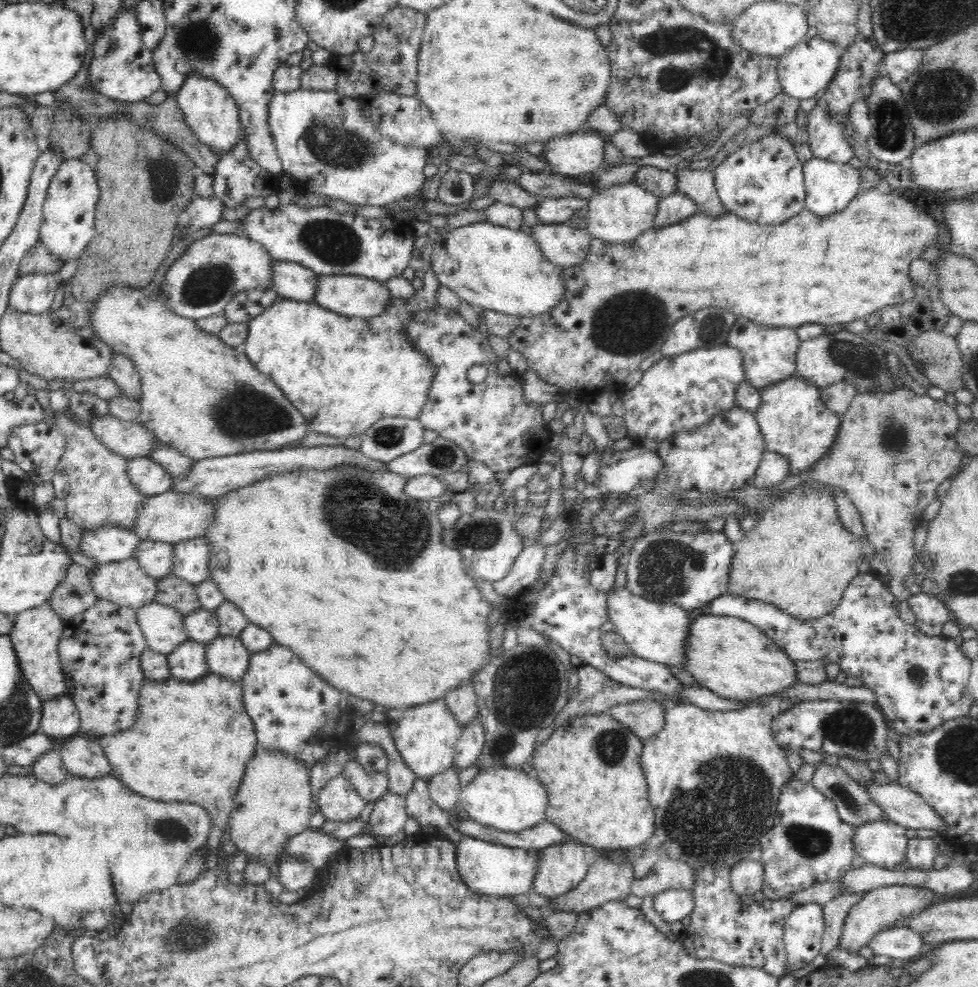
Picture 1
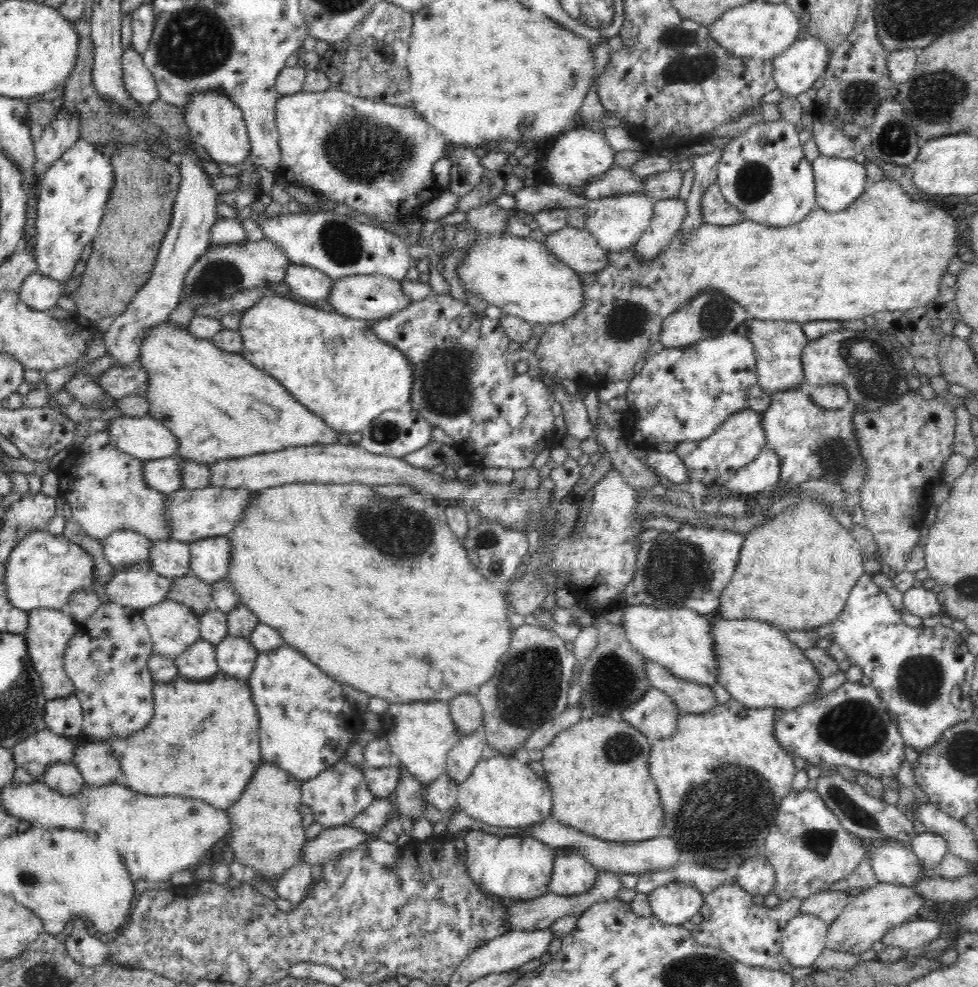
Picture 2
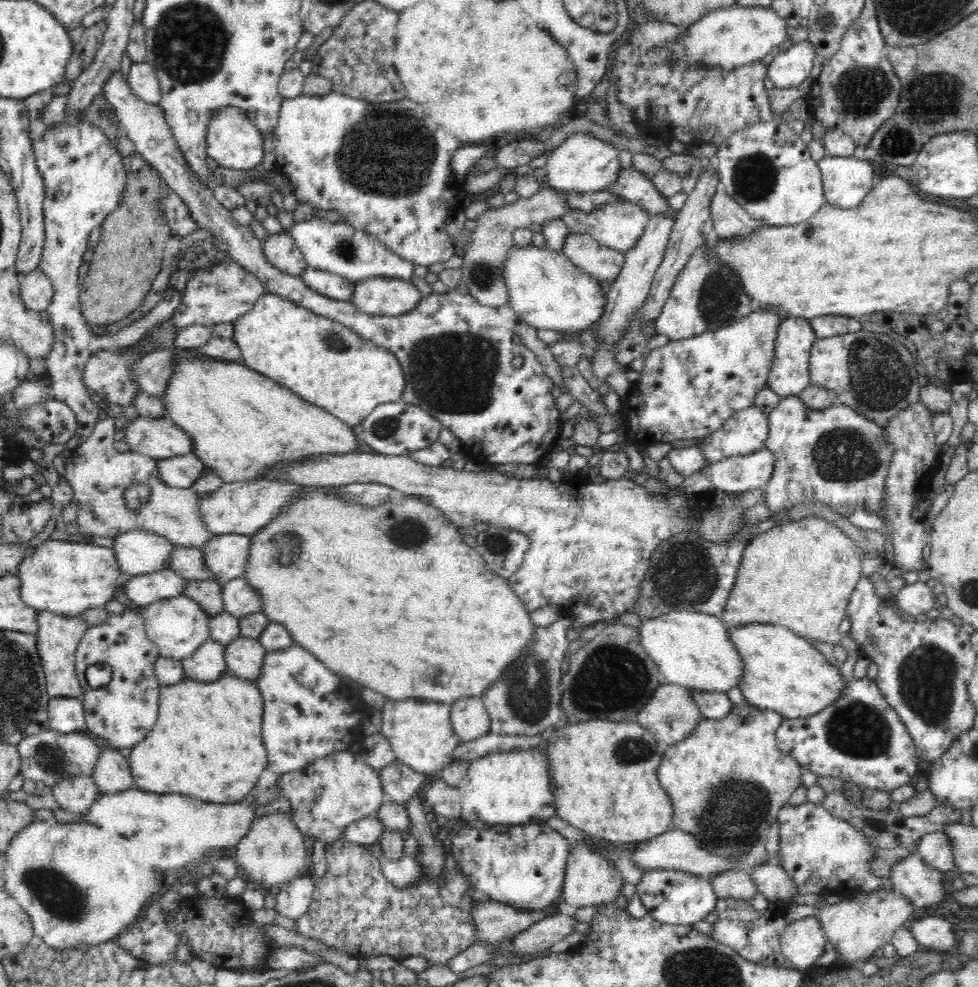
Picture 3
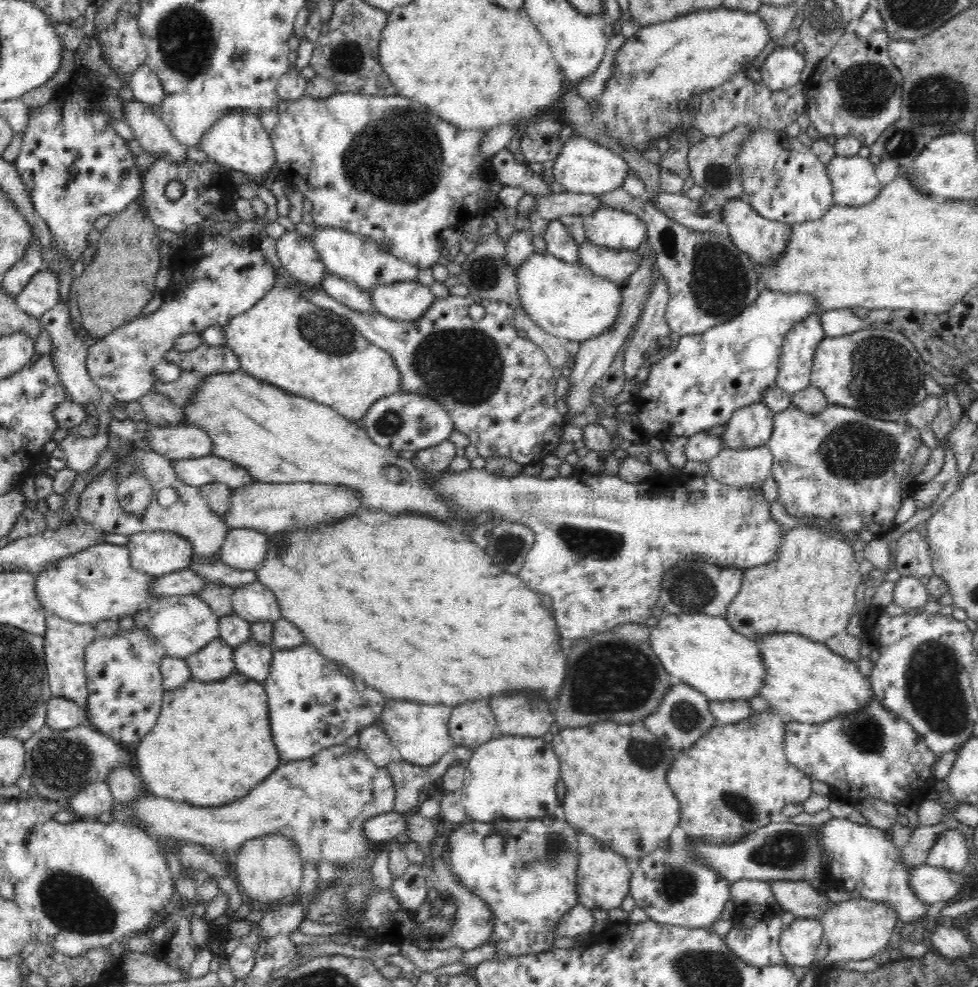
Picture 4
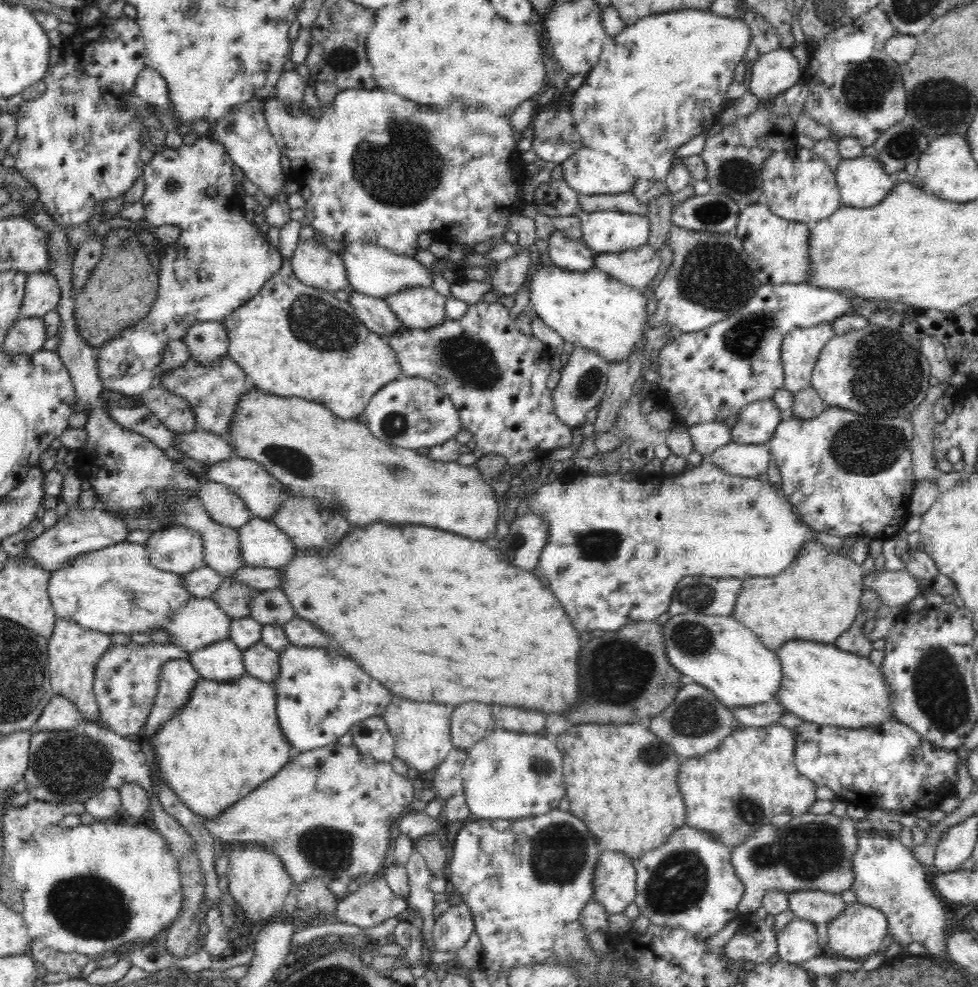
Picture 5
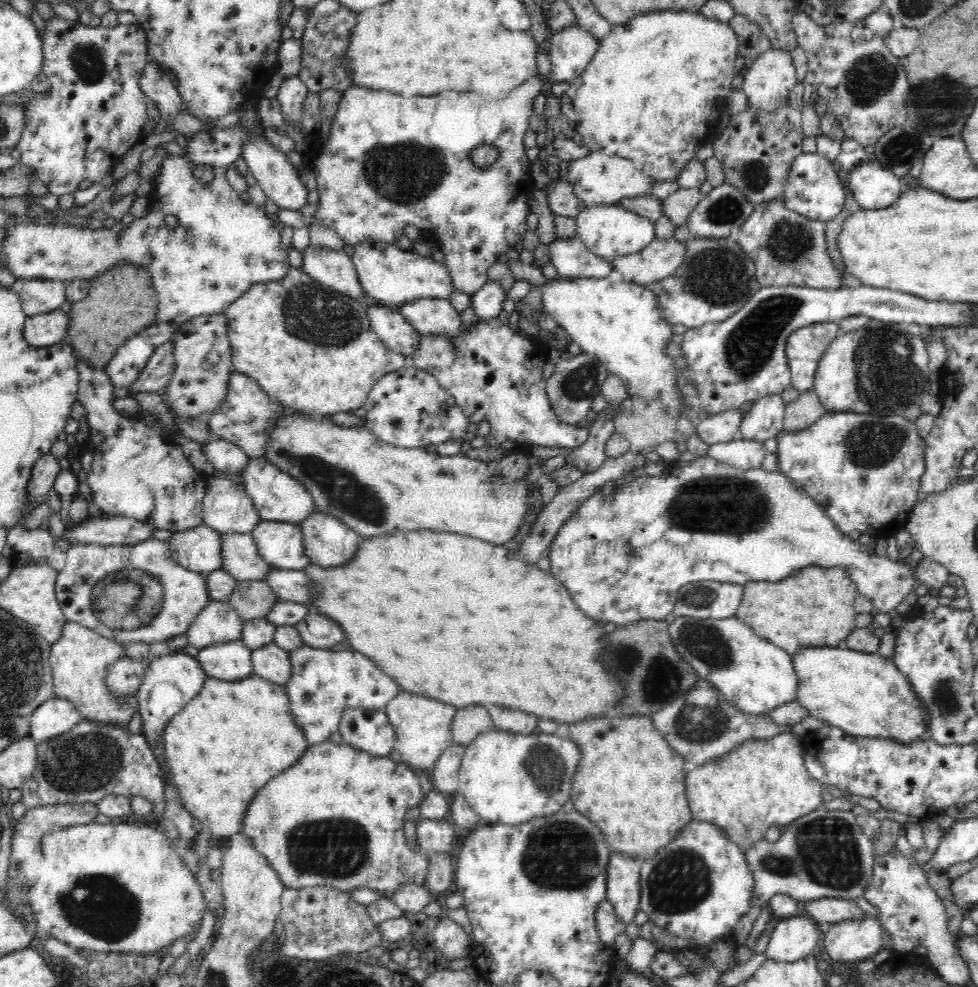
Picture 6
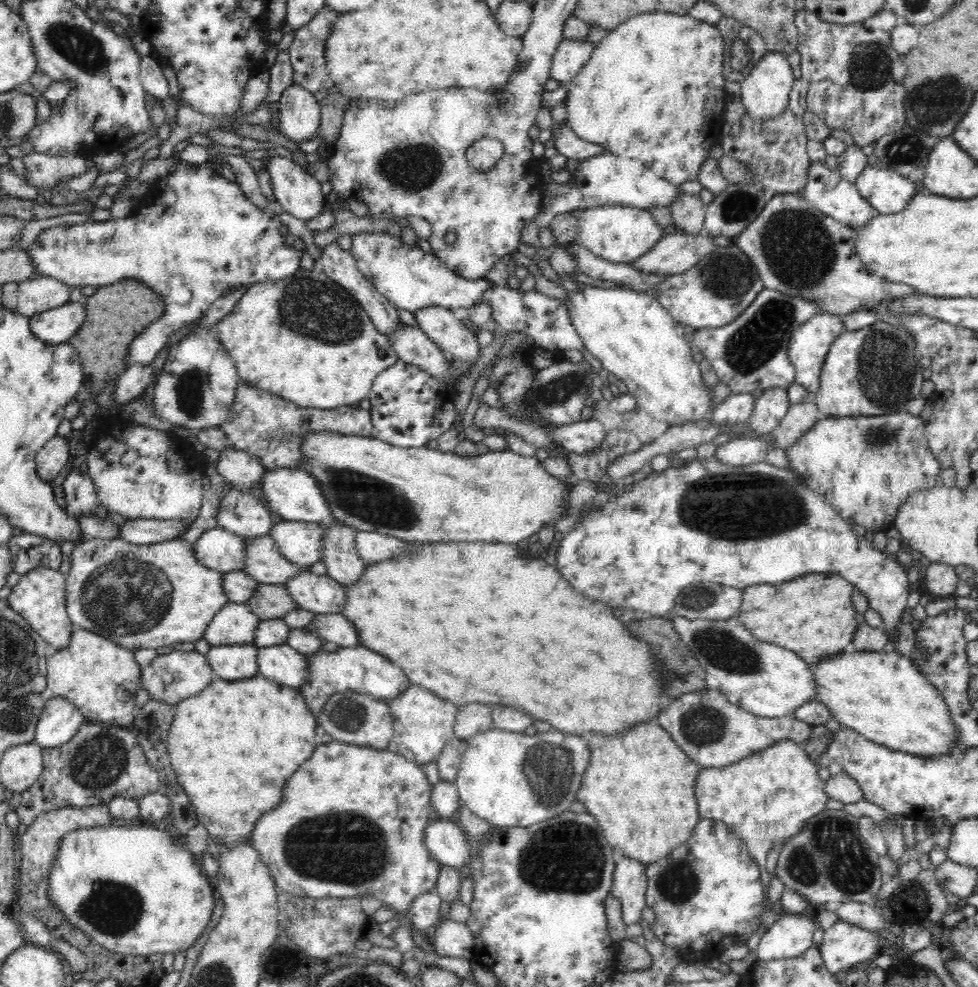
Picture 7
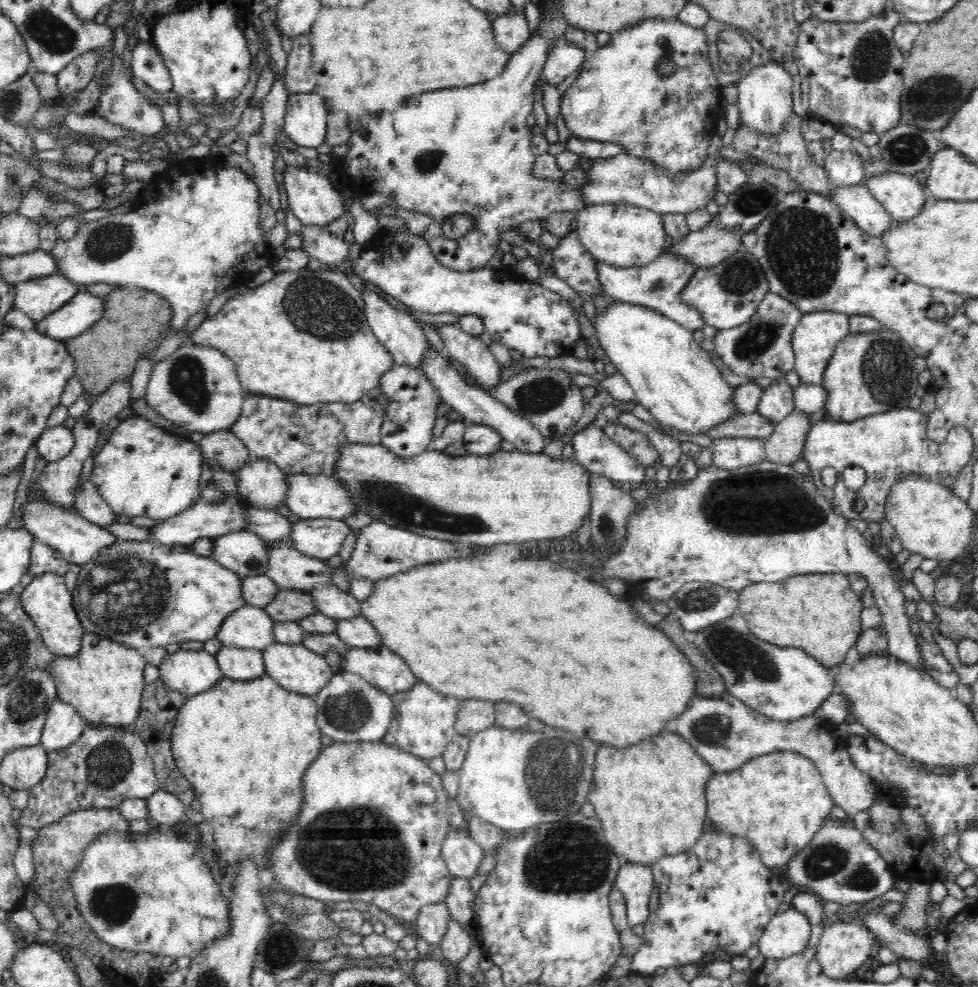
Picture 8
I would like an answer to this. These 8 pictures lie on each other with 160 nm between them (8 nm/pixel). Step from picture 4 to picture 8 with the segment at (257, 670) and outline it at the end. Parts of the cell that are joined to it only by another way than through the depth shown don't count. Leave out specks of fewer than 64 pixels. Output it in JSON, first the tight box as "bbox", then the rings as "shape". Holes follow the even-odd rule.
{"bbox":[262,643,333,696],"shape":[[[274,643],[262,651],[265,666],[265,674],[272,677],[285,690],[316,696],[326,686],[333,675],[333,670],[326,663],[322,654],[316,654],[308,650],[301,643],[282,644]]]}

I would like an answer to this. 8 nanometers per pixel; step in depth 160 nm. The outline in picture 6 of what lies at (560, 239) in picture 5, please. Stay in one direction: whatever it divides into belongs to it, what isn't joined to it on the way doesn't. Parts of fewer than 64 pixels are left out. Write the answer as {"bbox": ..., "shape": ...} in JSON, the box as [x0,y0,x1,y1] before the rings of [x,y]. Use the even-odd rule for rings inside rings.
{"bbox":[549,238,613,278],"shape":[[[578,238],[552,242],[549,256],[560,278],[606,278],[613,271],[610,260],[593,254]]]}

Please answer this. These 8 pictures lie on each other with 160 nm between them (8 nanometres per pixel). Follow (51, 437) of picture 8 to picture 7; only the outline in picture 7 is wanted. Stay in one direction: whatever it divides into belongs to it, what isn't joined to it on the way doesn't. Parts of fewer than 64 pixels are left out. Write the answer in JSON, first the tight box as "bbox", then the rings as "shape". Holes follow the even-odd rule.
{"bbox":[36,437,68,483],"shape":[[[62,437],[50,438],[36,454],[38,476],[47,483],[52,482],[60,474],[60,470],[68,464],[68,451],[68,443]]]}

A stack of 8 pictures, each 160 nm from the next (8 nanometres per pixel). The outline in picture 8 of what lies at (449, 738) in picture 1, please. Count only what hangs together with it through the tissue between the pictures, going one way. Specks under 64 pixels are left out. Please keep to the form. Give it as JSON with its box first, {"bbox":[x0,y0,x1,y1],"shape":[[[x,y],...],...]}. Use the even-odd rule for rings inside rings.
{"bbox":[389,681,462,760],"shape":[[[417,681],[409,690],[391,695],[391,698],[396,717],[389,732],[396,739],[395,745],[406,753],[426,760],[442,756],[448,743],[457,736],[456,716],[462,702],[436,692],[422,681]]]}

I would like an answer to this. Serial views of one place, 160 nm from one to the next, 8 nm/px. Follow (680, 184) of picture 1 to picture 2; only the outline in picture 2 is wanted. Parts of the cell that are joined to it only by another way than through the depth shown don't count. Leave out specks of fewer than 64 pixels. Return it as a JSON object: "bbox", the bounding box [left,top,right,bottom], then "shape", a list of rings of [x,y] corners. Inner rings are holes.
{"bbox":[700,183,746,226],"shape":[[[717,183],[708,186],[701,195],[700,206],[704,223],[712,226],[734,226],[746,220],[745,216],[723,197]]]}

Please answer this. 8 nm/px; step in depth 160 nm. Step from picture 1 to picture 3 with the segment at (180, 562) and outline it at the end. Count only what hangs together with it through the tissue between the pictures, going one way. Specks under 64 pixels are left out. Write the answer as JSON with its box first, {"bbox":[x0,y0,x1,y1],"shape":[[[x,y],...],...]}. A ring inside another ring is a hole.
{"bbox":[200,534,251,585],"shape":[[[246,534],[214,535],[200,548],[206,568],[221,585],[242,577],[248,564],[251,540]]]}

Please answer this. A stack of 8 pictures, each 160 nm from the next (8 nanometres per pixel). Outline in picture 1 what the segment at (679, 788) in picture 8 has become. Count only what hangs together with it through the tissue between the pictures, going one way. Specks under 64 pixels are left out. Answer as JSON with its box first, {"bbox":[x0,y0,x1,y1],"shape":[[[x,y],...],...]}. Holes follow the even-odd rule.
{"bbox":[531,713,656,850],"shape":[[[604,713],[574,716],[556,729],[548,740],[537,746],[531,759],[537,779],[548,790],[550,798],[545,820],[556,824],[574,842],[594,846],[596,850],[640,849],[652,840],[656,821],[646,792],[645,772],[640,763],[642,747],[643,739]]]}

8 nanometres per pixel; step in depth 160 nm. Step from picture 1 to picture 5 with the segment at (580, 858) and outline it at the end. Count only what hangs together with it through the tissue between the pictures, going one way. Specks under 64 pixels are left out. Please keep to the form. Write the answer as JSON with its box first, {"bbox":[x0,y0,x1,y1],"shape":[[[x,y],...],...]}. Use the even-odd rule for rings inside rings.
{"bbox":[591,850,637,913],"shape":[[[605,850],[595,866],[591,900],[599,902],[608,913],[623,912],[629,904],[634,903],[636,879],[637,872],[630,857]]]}

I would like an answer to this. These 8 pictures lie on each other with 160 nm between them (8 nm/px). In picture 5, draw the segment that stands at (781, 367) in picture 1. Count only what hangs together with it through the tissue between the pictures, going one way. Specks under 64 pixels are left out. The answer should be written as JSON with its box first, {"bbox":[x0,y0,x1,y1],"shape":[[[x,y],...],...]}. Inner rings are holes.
{"bbox":[781,323,834,393],"shape":[[[820,323],[791,330],[783,338],[781,361],[786,390],[795,393],[812,386],[813,368],[820,352],[834,335],[831,323]]]}

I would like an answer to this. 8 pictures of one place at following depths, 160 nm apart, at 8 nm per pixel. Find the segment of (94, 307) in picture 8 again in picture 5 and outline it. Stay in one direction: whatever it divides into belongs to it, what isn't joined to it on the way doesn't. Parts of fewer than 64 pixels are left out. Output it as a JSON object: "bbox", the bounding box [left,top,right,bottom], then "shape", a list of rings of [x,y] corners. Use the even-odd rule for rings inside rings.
{"bbox":[2,317,47,357],"shape":[[[42,317],[22,318],[13,322],[5,336],[2,351],[8,357],[33,354],[43,349],[47,339]]]}

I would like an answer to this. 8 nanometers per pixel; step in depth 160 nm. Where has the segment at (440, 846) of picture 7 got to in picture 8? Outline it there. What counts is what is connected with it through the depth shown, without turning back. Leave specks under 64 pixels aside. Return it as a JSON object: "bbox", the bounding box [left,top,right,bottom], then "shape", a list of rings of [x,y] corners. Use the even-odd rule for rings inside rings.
{"bbox":[441,829,486,879],"shape":[[[463,829],[452,830],[441,845],[441,855],[454,877],[471,879],[486,851]]]}

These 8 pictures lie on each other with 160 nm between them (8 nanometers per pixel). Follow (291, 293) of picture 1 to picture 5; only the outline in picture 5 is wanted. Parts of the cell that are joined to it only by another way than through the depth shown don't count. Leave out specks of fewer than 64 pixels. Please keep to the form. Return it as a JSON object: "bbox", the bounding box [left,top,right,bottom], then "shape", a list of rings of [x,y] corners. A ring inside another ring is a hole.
{"bbox":[347,291,405,336],"shape":[[[352,291],[347,301],[360,322],[380,336],[389,335],[405,326],[383,298]]]}

